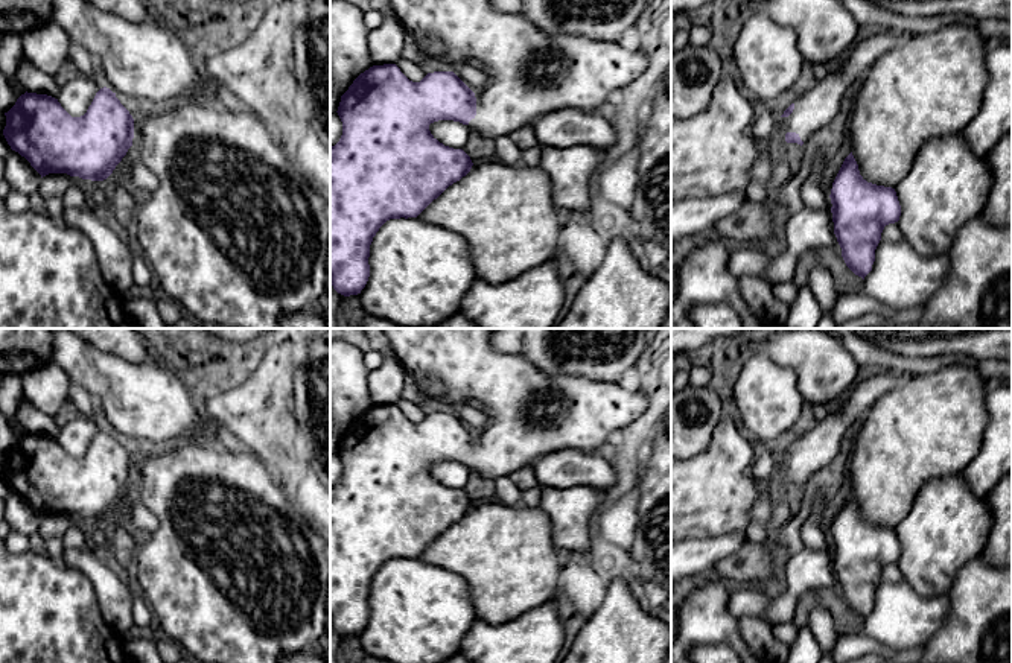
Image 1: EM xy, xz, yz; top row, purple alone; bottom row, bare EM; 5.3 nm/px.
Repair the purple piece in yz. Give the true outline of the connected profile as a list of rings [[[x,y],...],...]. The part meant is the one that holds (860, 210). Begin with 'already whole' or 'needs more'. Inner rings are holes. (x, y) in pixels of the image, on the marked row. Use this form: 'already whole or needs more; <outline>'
already whole; [[[851,152],[832,182],[829,198],[842,257],[846,266],[864,280],[872,271],[884,227],[899,220],[901,205],[896,192],[867,182]]]

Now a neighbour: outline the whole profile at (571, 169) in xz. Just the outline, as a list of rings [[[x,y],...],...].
[[[543,146],[539,166],[551,178],[554,205],[578,219],[595,213],[592,175],[603,163],[603,152],[592,146]]]

